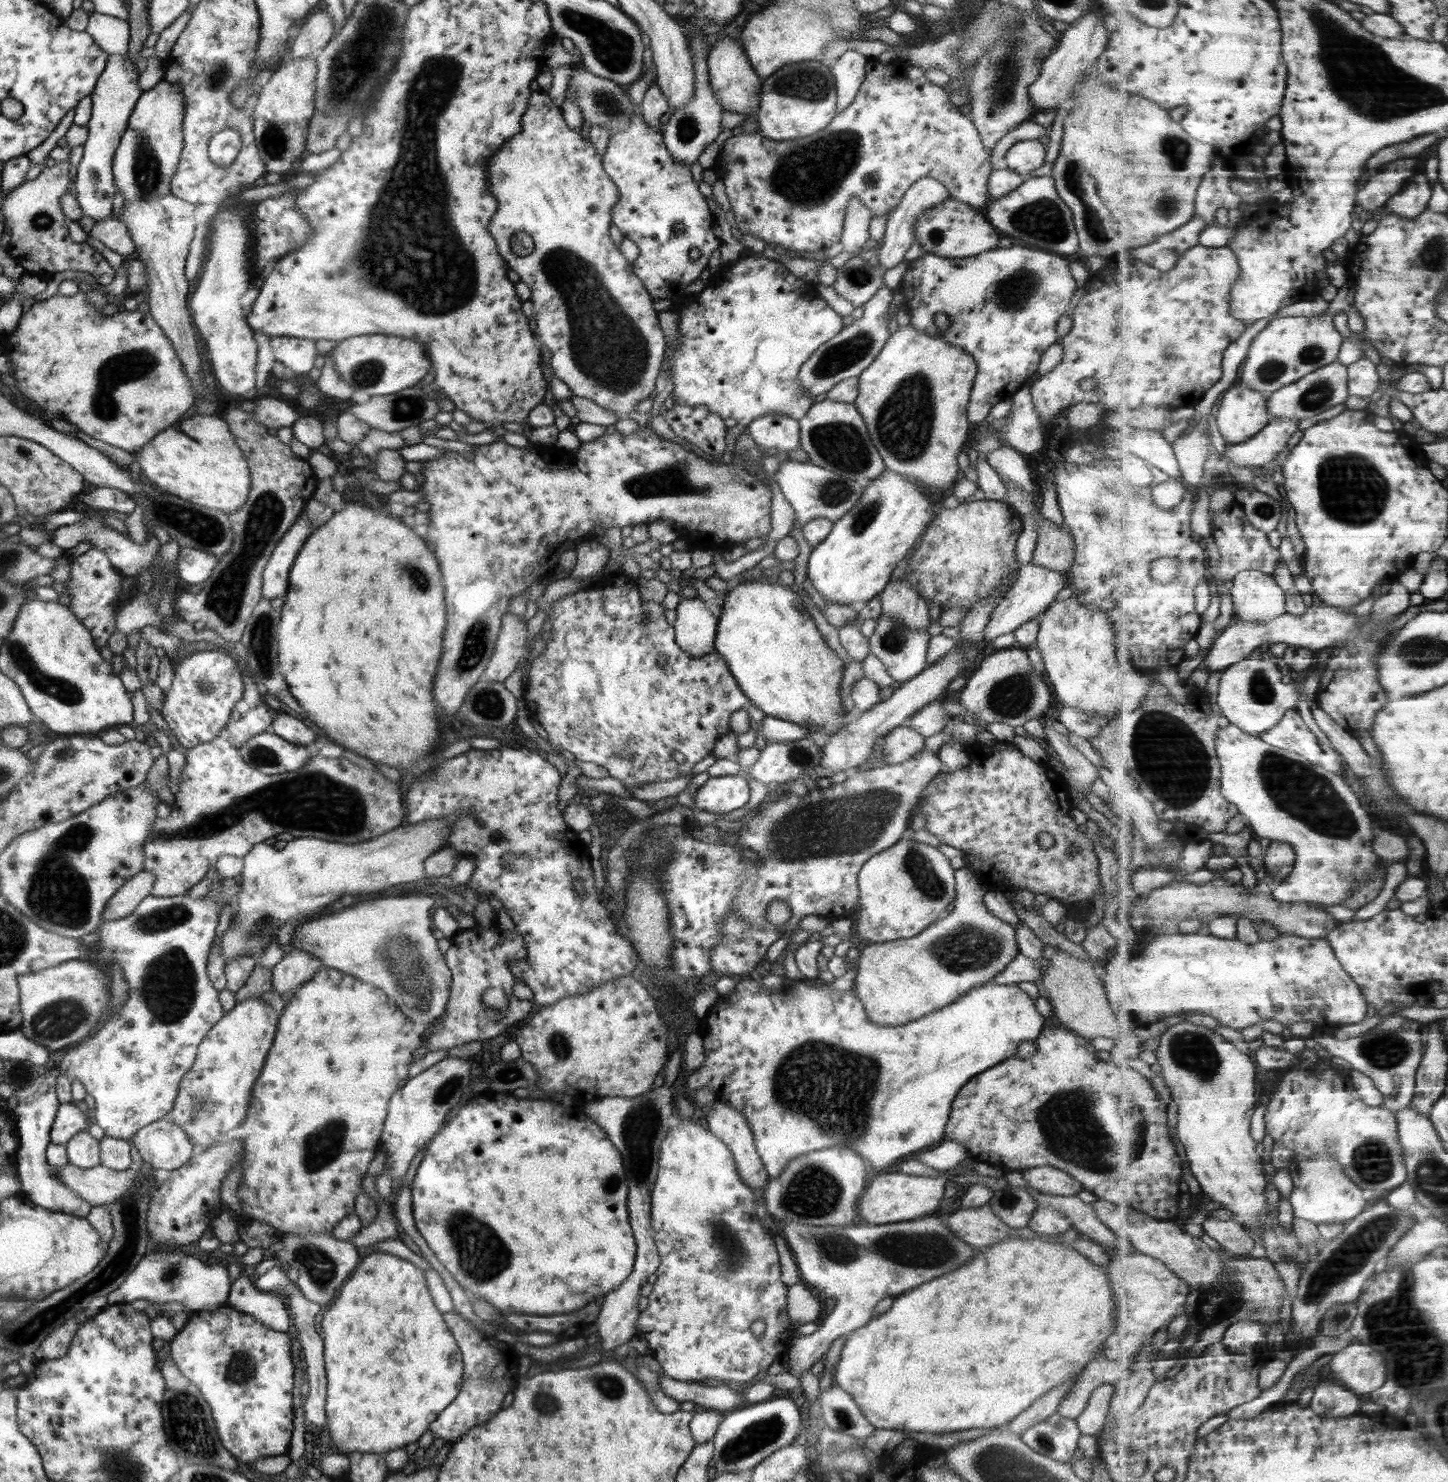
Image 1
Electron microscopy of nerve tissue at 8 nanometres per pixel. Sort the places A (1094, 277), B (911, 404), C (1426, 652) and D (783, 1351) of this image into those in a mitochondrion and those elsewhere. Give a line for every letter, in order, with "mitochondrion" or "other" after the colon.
A: other
B: mitochondrion
C: mitochondrion
D: other

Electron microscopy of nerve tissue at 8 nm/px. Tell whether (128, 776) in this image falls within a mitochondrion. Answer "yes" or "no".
no

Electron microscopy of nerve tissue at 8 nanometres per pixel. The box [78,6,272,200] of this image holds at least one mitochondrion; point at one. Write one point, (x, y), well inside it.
(147, 171)

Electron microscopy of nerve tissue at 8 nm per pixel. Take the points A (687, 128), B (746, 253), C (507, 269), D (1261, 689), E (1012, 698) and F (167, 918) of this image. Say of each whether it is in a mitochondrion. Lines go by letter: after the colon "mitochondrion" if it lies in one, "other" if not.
A: mitochondrion
B: other
C: other
D: mitochondrion
E: mitochondrion
F: mitochondrion

